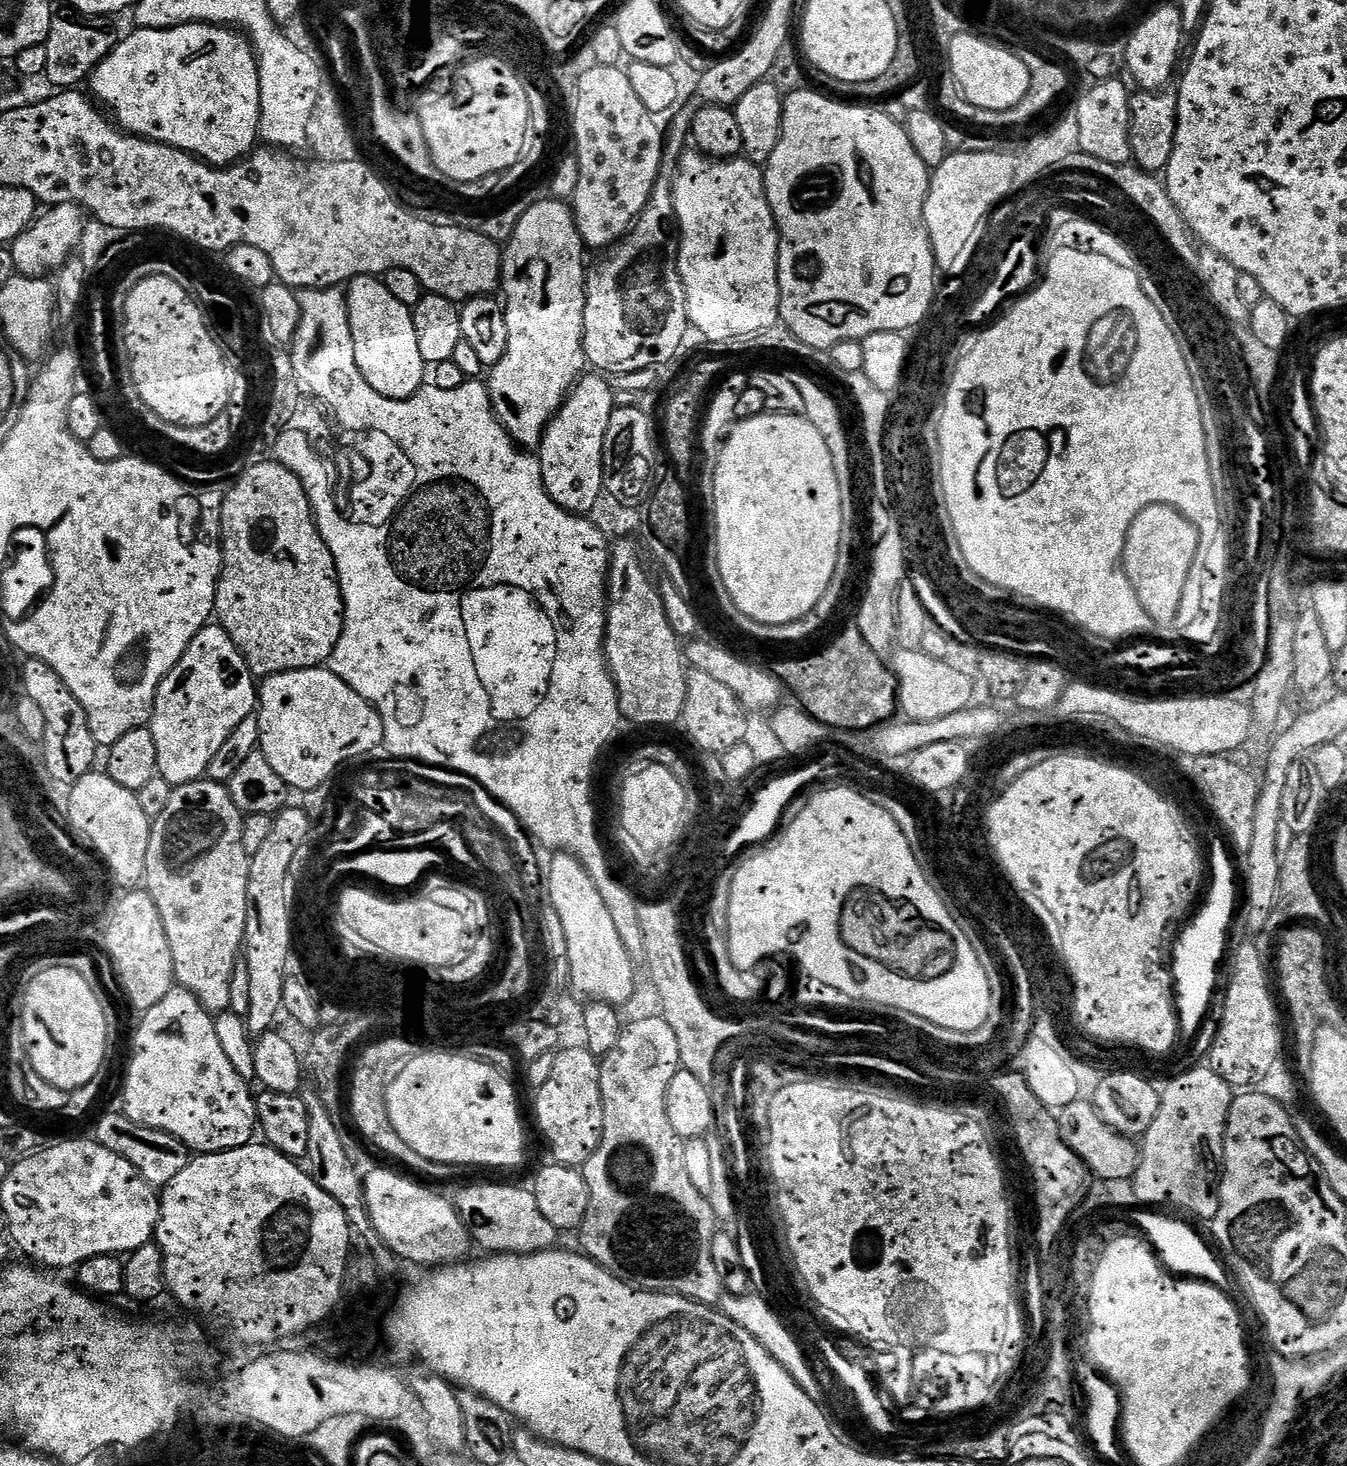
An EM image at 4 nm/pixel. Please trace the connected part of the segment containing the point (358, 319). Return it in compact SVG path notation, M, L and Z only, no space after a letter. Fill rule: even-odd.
M378 276L353 278L347 285L346 299L348 325L354 338L354 362L358 362L362 378L366 378L368 385L386 398L410 399L426 383L426 365L418 350L412 309L402 306Z

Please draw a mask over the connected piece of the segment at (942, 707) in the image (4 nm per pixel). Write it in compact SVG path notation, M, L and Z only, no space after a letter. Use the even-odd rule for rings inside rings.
M900 650L896 653L894 671L898 685L898 708L901 713L905 712L903 715L909 721L934 722L962 711L973 703L973 677L961 674L959 670L938 662L938 658L930 658L919 650Z

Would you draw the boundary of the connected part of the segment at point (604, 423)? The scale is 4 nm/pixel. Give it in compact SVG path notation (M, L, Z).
M585 374L580 381L572 387L558 414L544 429L544 436L540 439L538 459L544 489L550 494L550 498L560 508L567 512L577 514L592 514L604 491L604 447L606 446L606 430L610 430L610 418L615 412L615 391L607 379L600 374Z

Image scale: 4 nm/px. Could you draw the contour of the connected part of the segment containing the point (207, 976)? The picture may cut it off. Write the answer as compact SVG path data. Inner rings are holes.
M201 778L189 784L177 784L170 794L170 802L166 810L158 814L158 818L152 821L150 830L150 846L146 846L146 866L144 867L143 887L150 898L154 898L154 906L158 906L158 914L162 914L162 926L166 926L166 938L170 942L170 954L176 971L175 983L185 988L207 1012L219 1014L230 1009L230 982L238 961L242 956L242 949L245 945L244 935L246 934L246 922L248 921L248 862L250 857L246 854L246 846L242 846L242 826L244 816L234 806L227 787L213 780Z

